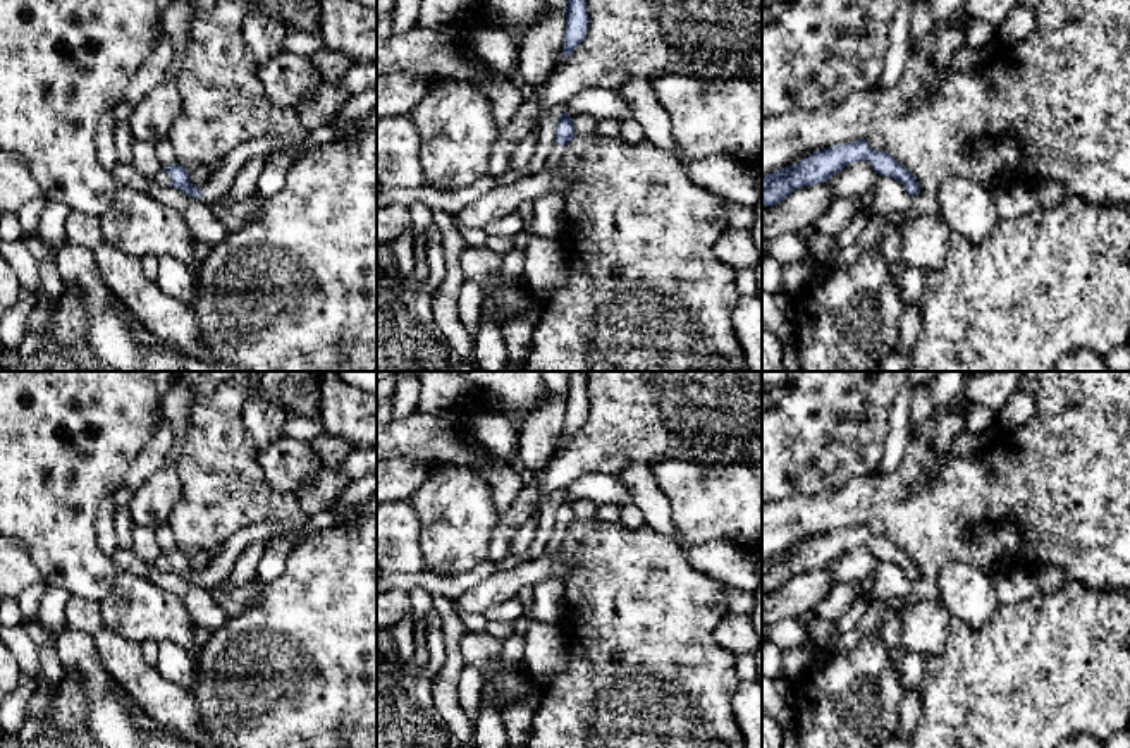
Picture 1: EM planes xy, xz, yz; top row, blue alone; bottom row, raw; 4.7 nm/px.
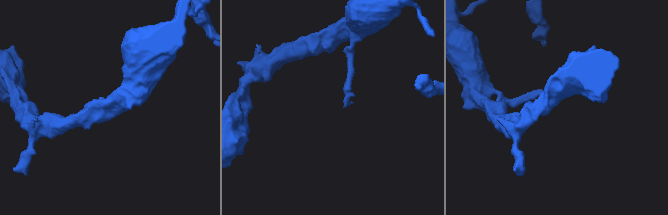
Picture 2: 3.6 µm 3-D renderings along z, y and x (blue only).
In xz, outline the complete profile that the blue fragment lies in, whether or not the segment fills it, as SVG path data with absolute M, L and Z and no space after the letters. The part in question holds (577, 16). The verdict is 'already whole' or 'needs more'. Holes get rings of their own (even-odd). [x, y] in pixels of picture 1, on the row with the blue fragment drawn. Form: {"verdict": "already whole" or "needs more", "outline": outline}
{"verdict": "already whole", "outline": "M568 0L566 7L566 33L564 33L564 60L578 48L578 45L585 40L590 17L586 10L586 0Z"}

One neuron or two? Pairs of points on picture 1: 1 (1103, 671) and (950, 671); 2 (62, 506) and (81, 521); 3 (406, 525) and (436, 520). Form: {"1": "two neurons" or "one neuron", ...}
{"1": "one neuron", "2": "one neuron", "3": "two neurons"}

